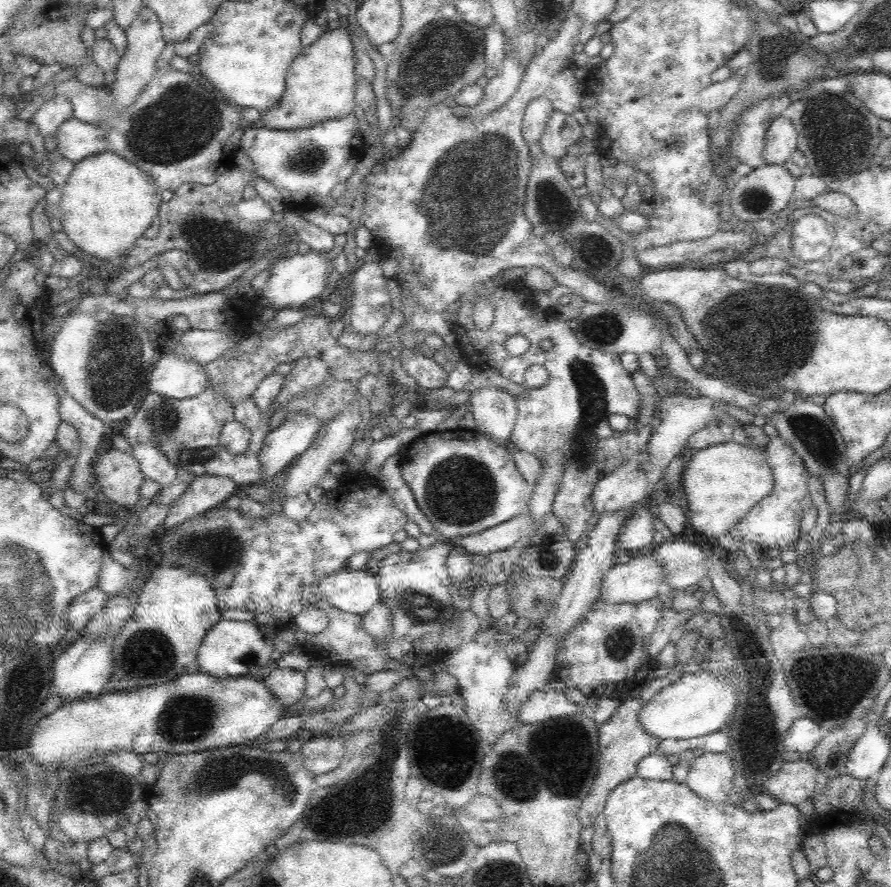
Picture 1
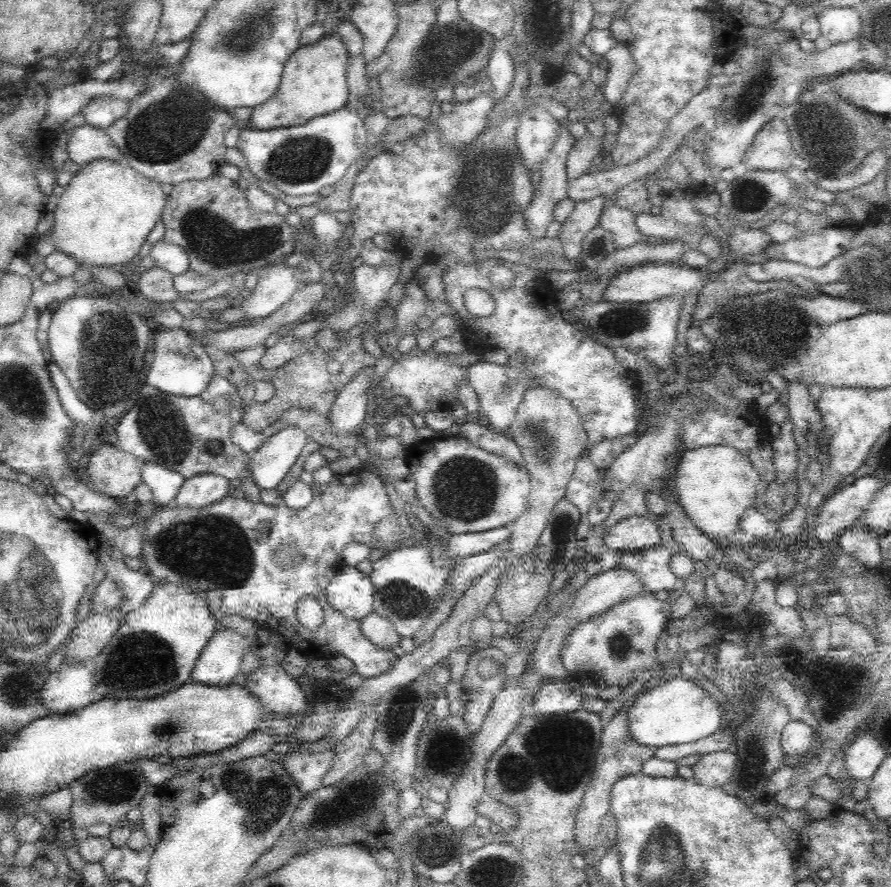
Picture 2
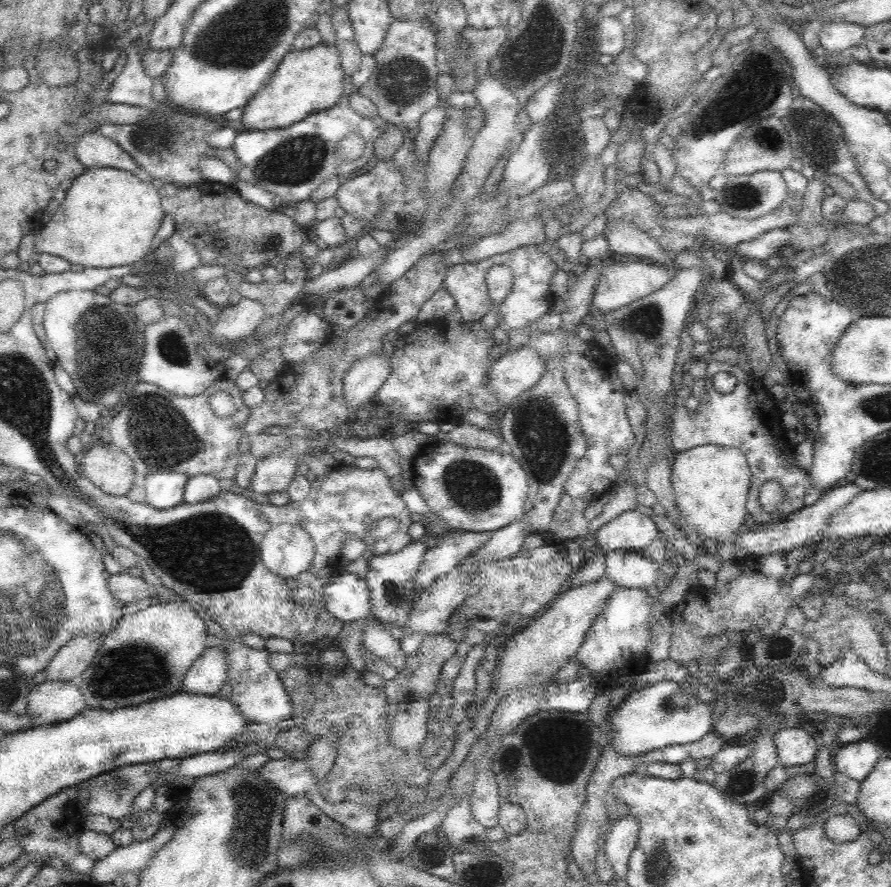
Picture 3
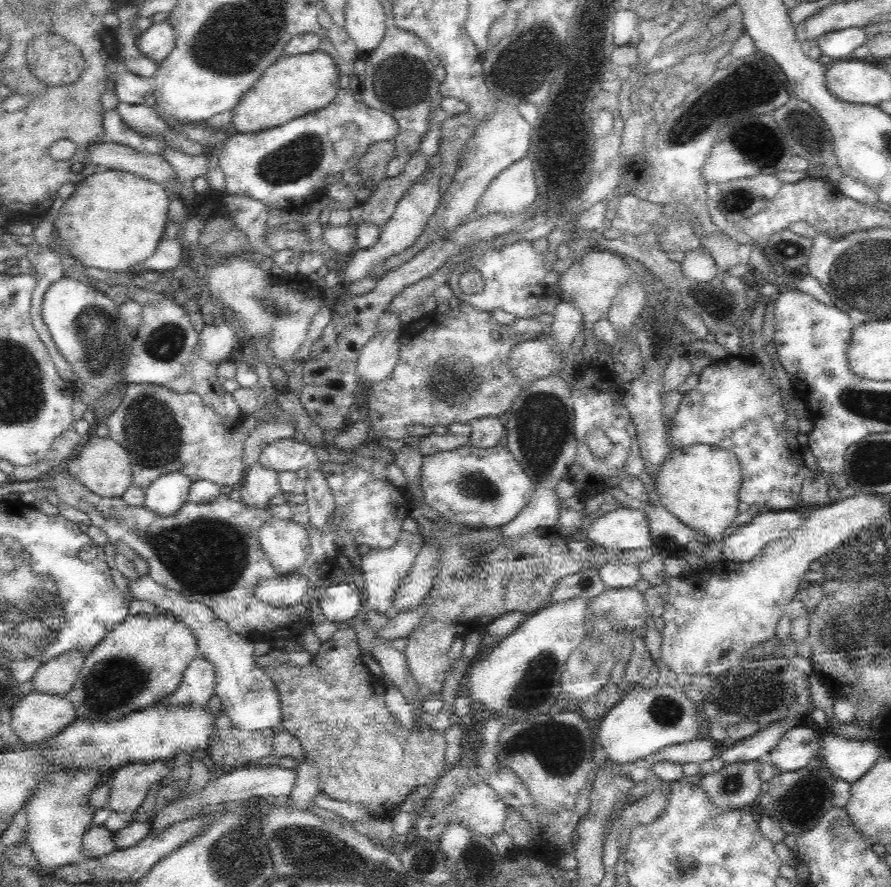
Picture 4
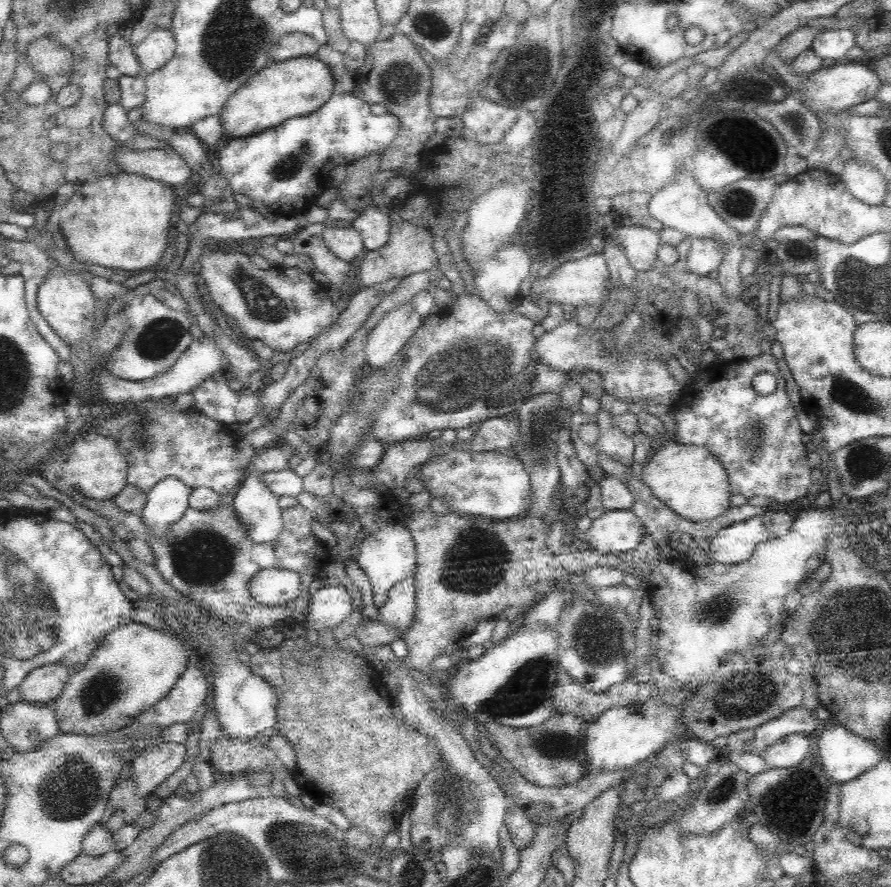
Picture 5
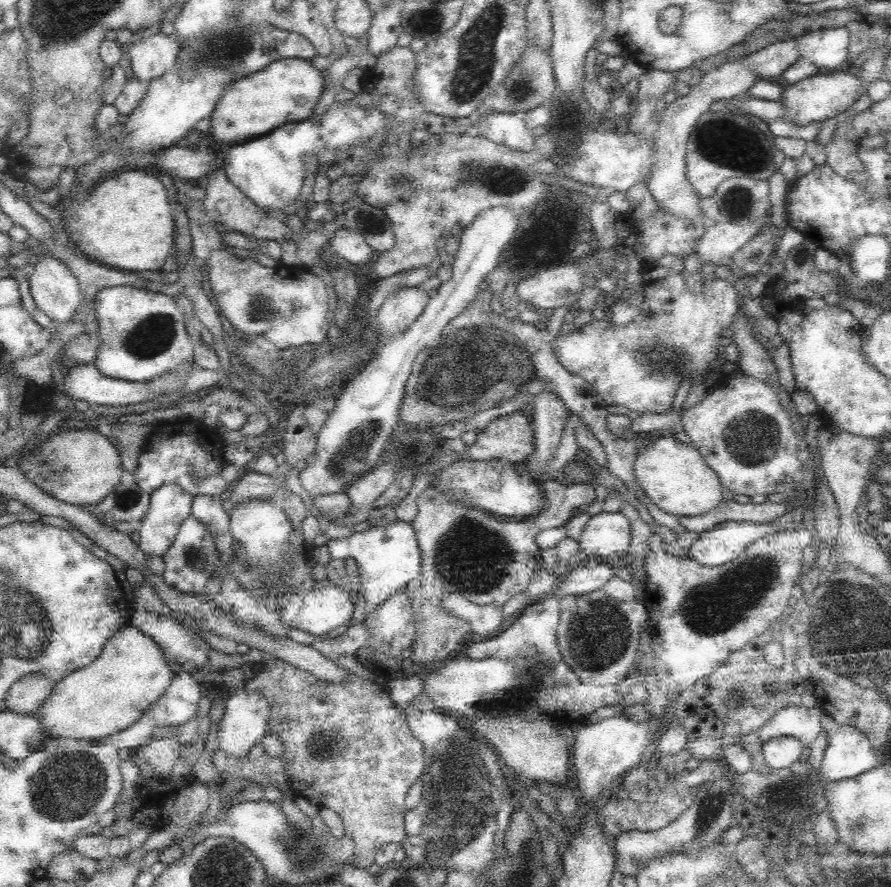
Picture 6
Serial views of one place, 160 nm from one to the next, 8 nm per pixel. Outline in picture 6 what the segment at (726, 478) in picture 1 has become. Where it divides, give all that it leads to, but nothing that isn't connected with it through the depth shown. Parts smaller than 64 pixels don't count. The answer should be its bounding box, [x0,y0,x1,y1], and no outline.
[634,435,722,517]

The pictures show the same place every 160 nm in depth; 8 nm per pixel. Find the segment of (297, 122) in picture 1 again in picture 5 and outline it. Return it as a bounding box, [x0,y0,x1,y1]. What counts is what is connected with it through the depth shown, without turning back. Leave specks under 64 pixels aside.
[220,58,334,136]

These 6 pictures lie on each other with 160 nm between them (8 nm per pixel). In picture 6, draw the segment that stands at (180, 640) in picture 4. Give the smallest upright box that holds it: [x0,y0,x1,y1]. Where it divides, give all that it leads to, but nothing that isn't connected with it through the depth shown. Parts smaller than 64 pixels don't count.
[4,625,174,740]

